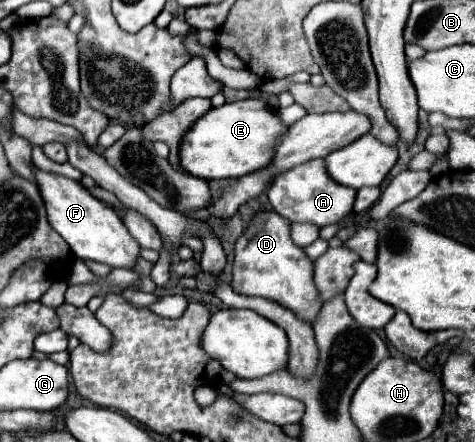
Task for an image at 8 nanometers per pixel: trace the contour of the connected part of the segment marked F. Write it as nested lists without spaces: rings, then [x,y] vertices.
[[[32,166],[40,196],[46,206],[50,226],[68,242],[72,254],[82,260],[96,260],[110,264],[112,268],[134,268],[138,260],[138,242],[130,236],[124,222],[118,218],[114,208],[94,198],[80,182],[66,176],[44,172]]]

